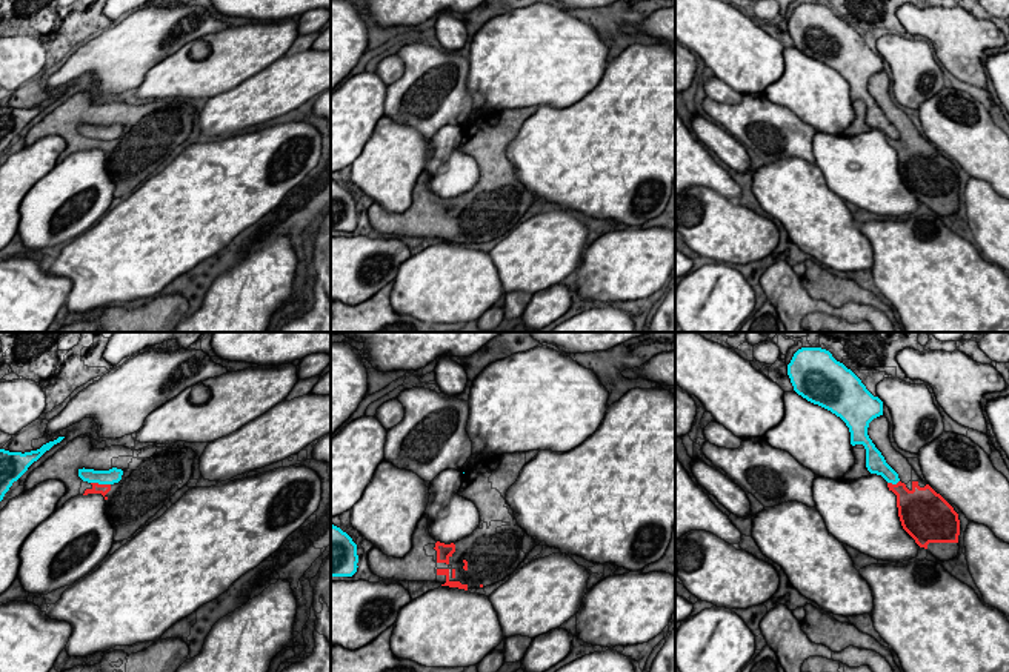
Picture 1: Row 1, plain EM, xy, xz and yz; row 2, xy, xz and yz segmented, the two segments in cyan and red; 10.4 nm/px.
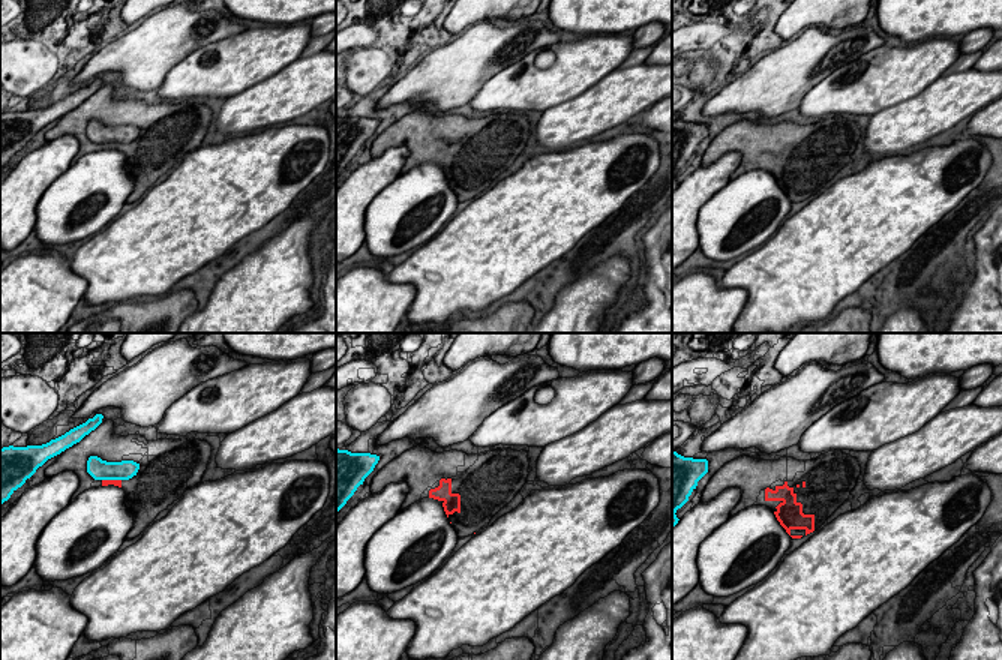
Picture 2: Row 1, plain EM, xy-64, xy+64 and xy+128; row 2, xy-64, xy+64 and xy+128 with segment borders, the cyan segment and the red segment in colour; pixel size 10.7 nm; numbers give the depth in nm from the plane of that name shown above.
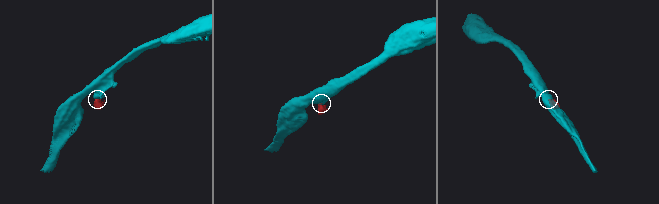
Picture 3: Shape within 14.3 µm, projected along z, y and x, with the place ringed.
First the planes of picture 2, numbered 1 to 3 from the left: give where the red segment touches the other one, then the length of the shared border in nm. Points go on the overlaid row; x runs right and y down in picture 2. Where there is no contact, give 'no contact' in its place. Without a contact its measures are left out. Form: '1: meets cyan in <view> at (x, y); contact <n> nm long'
1: meets cyan in xy-64 at (111, 479); contact 200 nm long
2: no contact
3: no contact

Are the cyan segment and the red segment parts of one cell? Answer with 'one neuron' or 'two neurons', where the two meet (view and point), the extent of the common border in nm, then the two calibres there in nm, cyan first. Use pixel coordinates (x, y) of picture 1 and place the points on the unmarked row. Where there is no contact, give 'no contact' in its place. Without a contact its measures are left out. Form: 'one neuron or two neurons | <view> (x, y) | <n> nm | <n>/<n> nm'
two neurons | xy (100, 139) | 220 nm | 160/120 nm

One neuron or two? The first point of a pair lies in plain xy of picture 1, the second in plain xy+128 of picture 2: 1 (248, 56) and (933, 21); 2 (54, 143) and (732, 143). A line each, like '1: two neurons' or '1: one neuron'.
1: two neurons
2: two neurons

